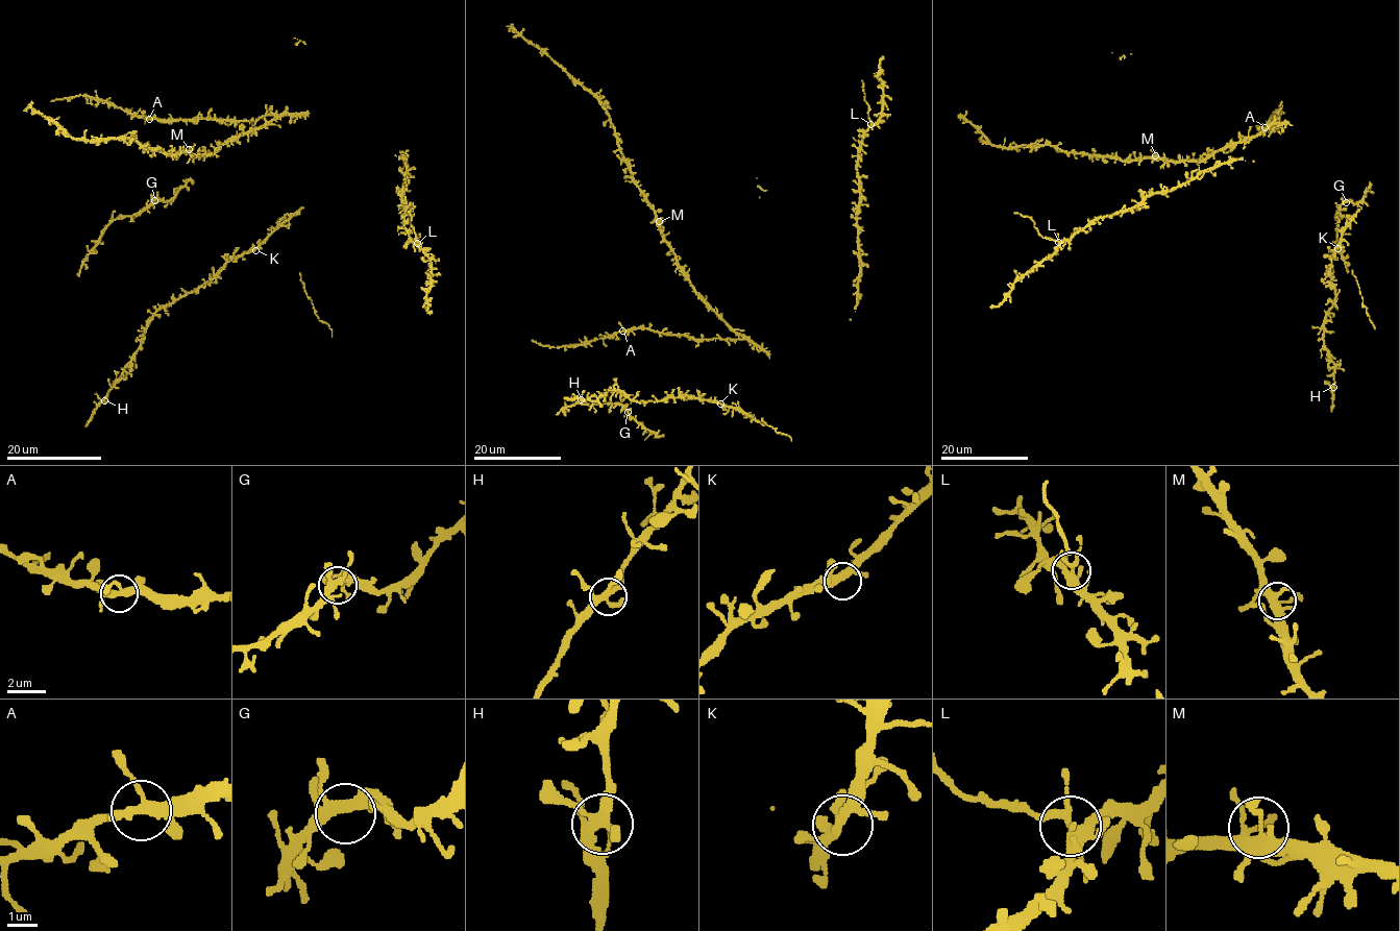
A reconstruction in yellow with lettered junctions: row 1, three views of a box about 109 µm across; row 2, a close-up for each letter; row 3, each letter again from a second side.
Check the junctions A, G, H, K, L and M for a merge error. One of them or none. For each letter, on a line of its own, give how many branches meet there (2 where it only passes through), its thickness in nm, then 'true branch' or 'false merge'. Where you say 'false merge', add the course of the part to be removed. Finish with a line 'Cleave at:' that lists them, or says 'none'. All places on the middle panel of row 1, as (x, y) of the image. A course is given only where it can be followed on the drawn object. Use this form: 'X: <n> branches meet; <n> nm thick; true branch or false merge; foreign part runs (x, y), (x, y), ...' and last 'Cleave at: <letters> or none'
A: 5 branches meet; 320 nm thick; true branch
G: 5 branches meet; 320 nm thick; true branch
H: 5 branches meet; 320 nm thick; true branch
K: 4 branches meet; 320 nm thick; true branch
L: 5 branches meet; 320 nm thick; false merge; foreign part runs (870, 124), (861, 80)
M: 5 branches meet; 360 nm thick; true branch
Cleave at: L

